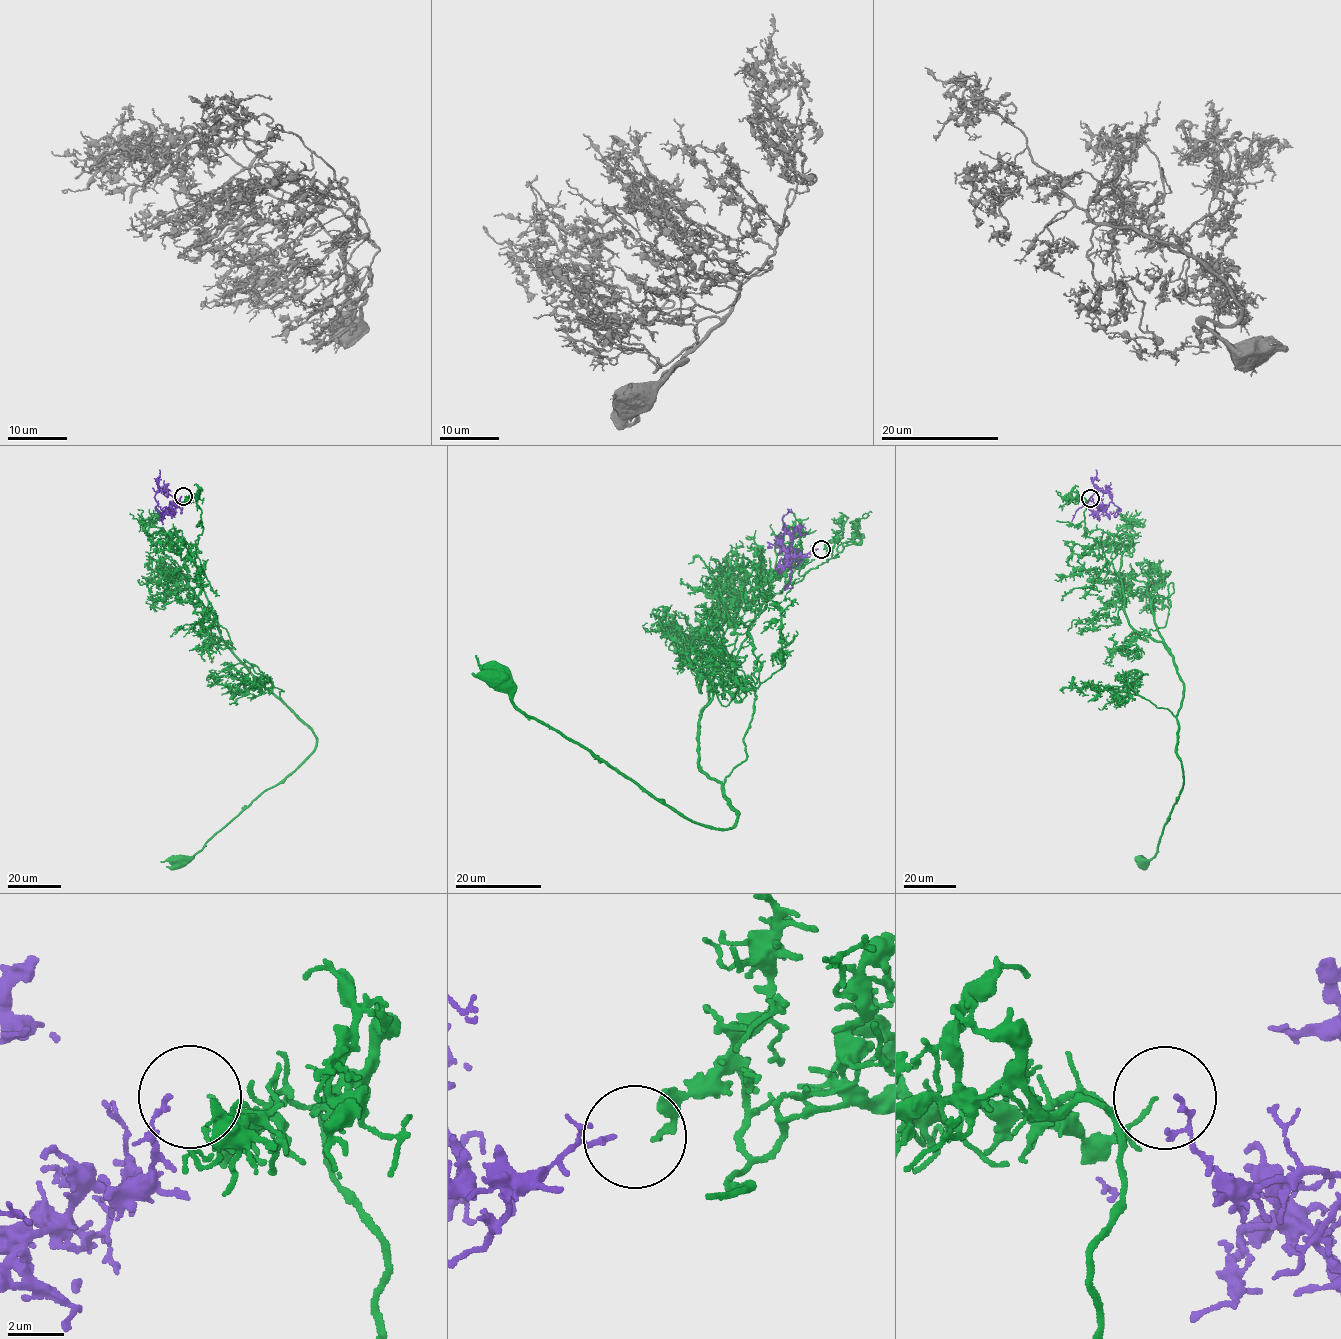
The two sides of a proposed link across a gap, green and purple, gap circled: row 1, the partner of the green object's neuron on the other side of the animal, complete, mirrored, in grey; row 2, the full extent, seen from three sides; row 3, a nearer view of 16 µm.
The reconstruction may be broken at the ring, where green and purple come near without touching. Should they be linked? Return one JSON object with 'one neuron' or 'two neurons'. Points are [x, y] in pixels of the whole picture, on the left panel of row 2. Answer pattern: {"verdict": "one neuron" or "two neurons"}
{"verdict": "one neuron"}

